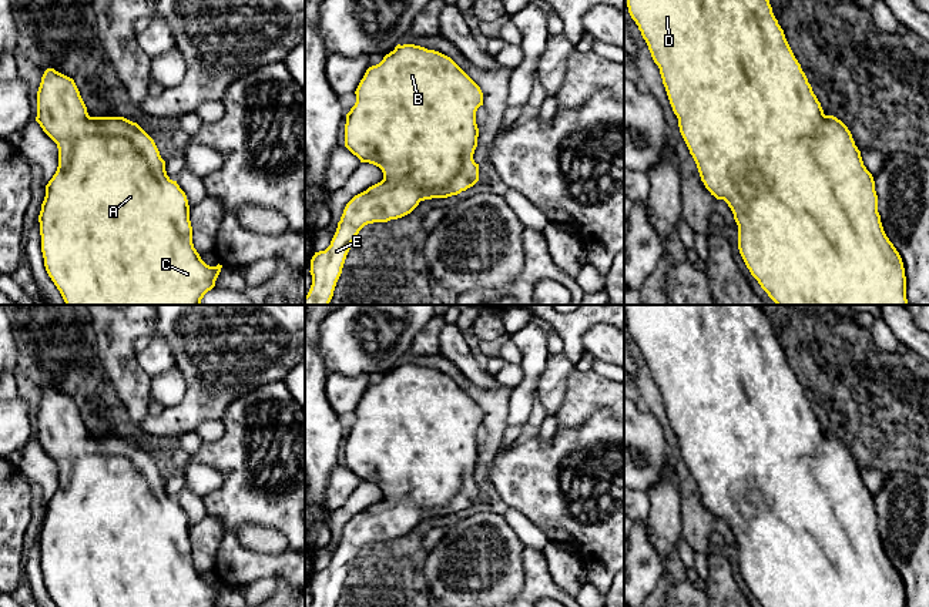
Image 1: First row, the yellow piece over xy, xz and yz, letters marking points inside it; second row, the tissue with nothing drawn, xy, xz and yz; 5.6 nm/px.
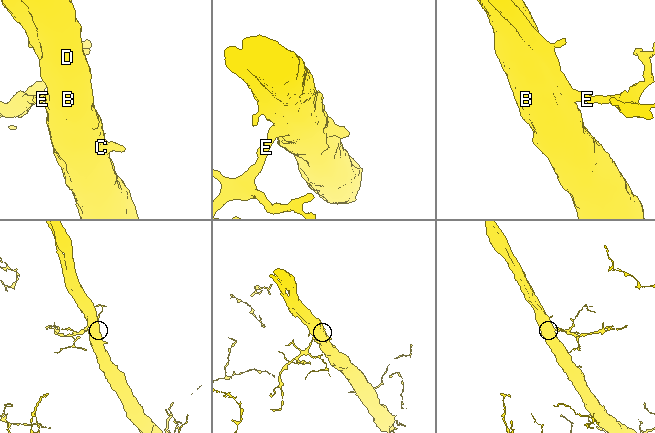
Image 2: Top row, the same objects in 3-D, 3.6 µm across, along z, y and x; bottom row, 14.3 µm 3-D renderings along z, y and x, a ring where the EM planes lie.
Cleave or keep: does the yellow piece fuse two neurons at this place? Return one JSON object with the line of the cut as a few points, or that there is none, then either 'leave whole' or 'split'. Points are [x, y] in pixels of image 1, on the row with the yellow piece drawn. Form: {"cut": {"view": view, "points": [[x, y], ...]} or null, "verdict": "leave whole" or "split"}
{"cut": null, "verdict": "leave whole"}

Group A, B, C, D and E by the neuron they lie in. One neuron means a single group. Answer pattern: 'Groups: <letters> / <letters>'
Groups: A B C D E

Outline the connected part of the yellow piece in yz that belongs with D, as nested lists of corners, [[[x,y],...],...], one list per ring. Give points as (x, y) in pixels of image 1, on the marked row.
[[[627,0],[627,7],[660,68],[670,104],[678,118],[680,133],[697,164],[701,181],[711,195],[724,199],[731,208],[738,225],[739,254],[768,296],[777,305],[908,305],[903,262],[883,231],[873,177],[863,165],[848,127],[836,117],[824,114],[772,13],[769,0]]]

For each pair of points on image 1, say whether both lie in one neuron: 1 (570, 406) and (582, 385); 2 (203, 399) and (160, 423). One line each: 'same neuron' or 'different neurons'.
1: same neuron
2: same neuron

